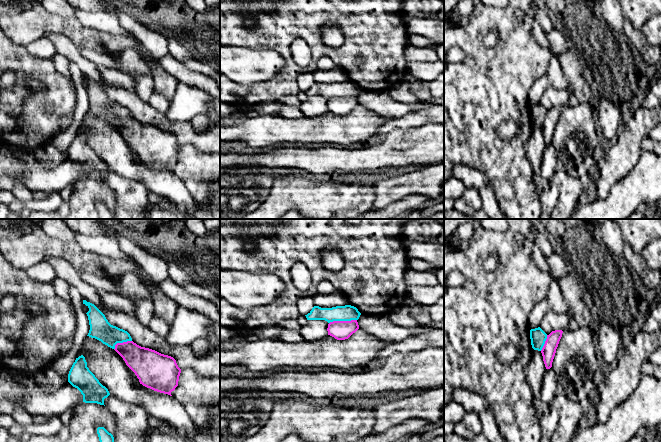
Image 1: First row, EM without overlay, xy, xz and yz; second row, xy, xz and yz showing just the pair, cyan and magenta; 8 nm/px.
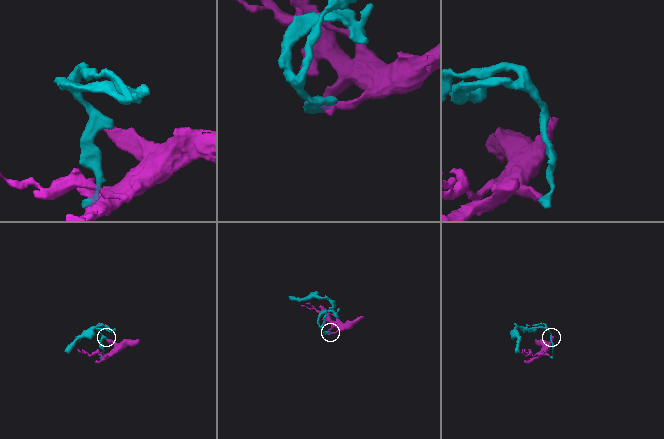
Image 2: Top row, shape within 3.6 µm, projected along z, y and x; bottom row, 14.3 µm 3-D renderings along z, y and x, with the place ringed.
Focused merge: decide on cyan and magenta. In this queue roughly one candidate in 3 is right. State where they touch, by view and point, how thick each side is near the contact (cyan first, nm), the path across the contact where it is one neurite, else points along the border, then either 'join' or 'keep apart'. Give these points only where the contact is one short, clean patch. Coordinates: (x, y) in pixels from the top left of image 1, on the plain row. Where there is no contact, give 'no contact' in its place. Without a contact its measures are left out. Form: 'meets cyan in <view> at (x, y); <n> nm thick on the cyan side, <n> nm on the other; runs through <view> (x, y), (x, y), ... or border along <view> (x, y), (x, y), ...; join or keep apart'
meets cyan in xz at (342, 96); 130 nm thick on the cyan side, 160 nm on the other; border along xz (356, 95), (333, 96), (329, 99); keep apart

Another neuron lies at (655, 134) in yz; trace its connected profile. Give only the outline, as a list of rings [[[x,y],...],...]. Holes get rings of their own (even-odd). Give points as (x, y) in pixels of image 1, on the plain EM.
[[[661,122],[646,134],[646,138],[650,138],[655,141],[661,141]]]

